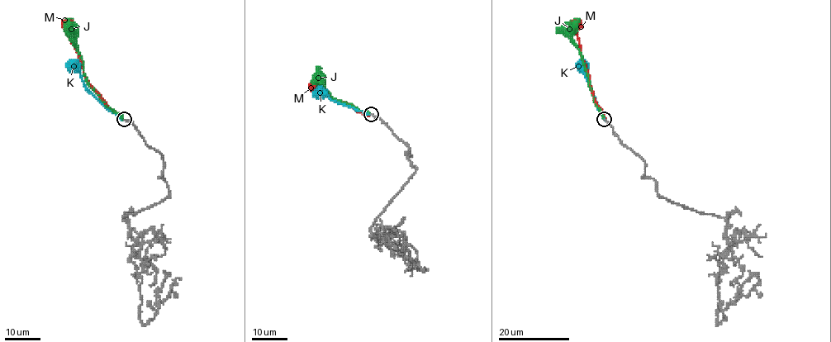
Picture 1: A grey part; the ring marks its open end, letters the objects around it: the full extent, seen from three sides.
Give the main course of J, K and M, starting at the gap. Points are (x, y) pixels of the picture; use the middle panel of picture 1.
J: (370, 114), (335, 99), (324, 87), (324, 79), (320, 78)
K: (370, 115), (334, 102), (320, 90)
M: (369, 115), (360, 113), (347, 103), (334, 100), (325, 91), (315, 87), (314, 90), (313, 87)

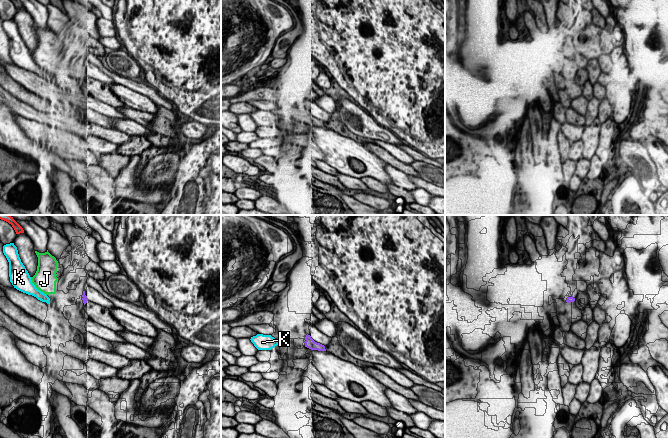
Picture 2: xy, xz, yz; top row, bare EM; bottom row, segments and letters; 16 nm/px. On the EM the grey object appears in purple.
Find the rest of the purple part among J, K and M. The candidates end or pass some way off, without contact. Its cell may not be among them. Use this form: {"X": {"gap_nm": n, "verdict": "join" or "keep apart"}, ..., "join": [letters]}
{"J": {"gap_nm": 440, "verdict": "join"}, "K": {"gap_nm": 420, "verdict": "keep apart"}, "M": {"gap_nm": 1350, "verdict": "keep apart"}, "join": ["J"]}

